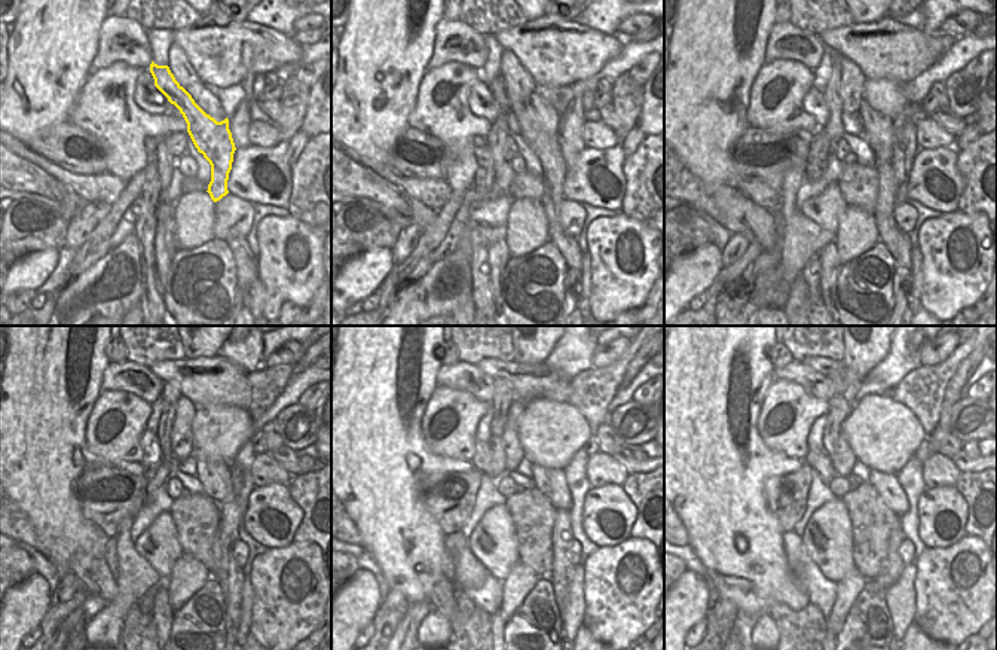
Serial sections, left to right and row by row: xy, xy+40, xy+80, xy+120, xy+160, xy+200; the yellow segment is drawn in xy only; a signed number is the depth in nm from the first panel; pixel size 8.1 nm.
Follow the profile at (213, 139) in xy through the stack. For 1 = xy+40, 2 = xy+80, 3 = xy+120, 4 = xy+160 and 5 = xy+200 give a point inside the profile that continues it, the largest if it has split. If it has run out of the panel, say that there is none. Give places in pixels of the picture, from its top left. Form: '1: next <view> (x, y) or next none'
1: next xy+40 (547, 149)
2: next xy+80 (892, 189)
3: next xy+120 (226, 571)
4: next xy+160 (562, 573)
5: next xy+200 (895, 564)

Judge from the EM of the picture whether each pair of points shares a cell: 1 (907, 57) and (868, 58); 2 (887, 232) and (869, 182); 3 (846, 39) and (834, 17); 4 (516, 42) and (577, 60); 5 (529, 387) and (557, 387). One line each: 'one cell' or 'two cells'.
1: one cell
2: two cells
3: two cells
4: one cell
5: one cell

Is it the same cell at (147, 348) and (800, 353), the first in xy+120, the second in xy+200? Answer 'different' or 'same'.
same

